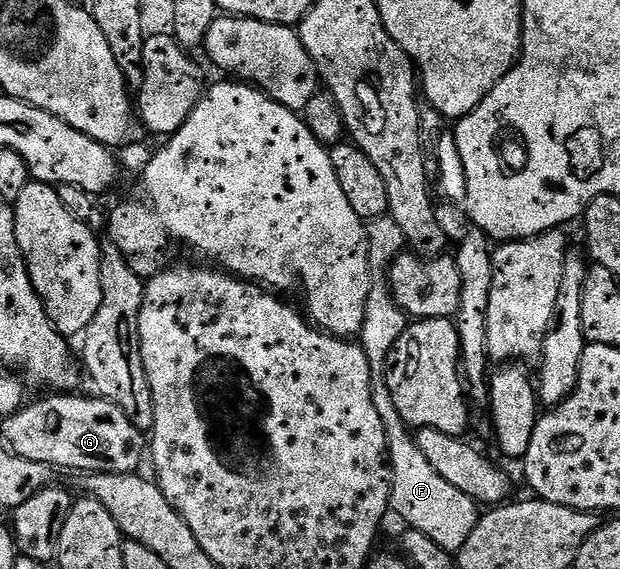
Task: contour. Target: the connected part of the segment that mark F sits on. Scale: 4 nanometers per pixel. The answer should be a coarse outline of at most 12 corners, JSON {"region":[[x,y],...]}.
{"region":[[376,281],[358,336],[392,468],[391,510],[459,553],[482,511],[418,449],[386,385],[409,316]]}

